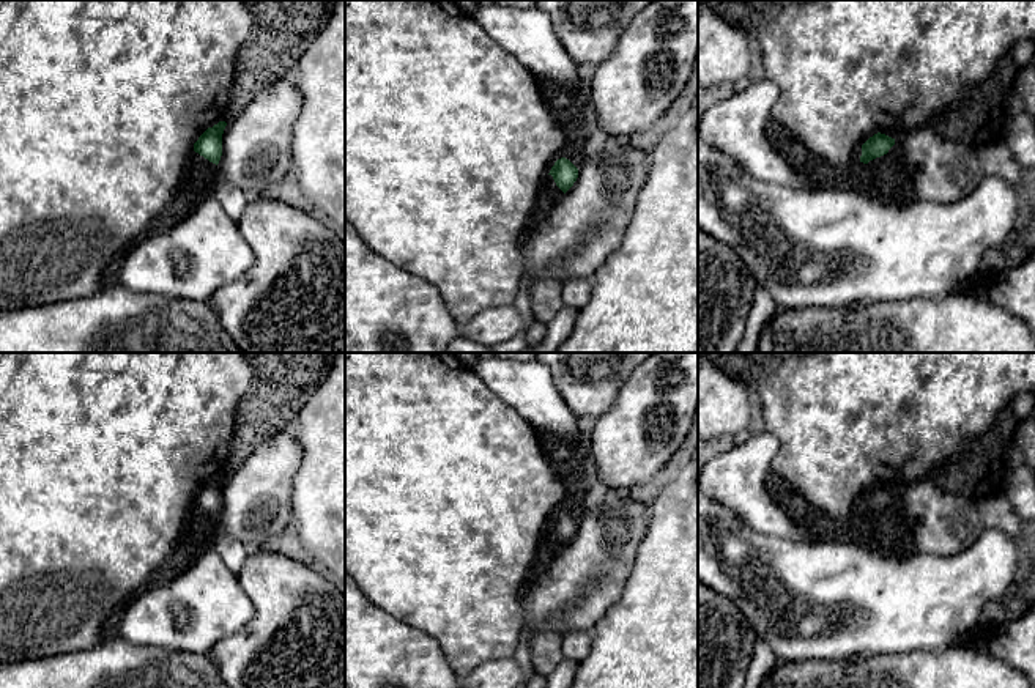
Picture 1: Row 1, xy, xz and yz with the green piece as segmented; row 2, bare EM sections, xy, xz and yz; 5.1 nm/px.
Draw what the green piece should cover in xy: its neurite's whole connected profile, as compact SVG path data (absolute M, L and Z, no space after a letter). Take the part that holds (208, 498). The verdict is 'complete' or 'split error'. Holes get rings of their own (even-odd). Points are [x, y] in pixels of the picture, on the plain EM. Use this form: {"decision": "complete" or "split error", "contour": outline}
{"decision": "split error", "contour": "M227 475L208 480L194 496L181 534L156 573L153 583L164 583L187 570L202 553L214 546L221 532L217 516L222 509L222 486Z"}

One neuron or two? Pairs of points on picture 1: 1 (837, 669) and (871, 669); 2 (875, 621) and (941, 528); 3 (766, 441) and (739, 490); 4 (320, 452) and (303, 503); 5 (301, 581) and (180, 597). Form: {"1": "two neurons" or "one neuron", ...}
{"1": "one neuron", "2": "two neurons", "3": "one neuron", "4": "one neuron", "5": "two neurons"}

